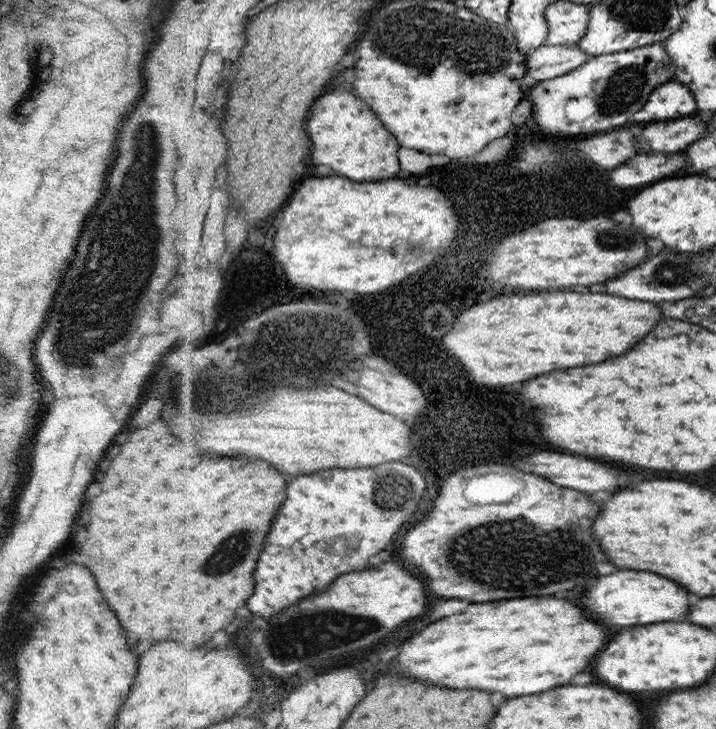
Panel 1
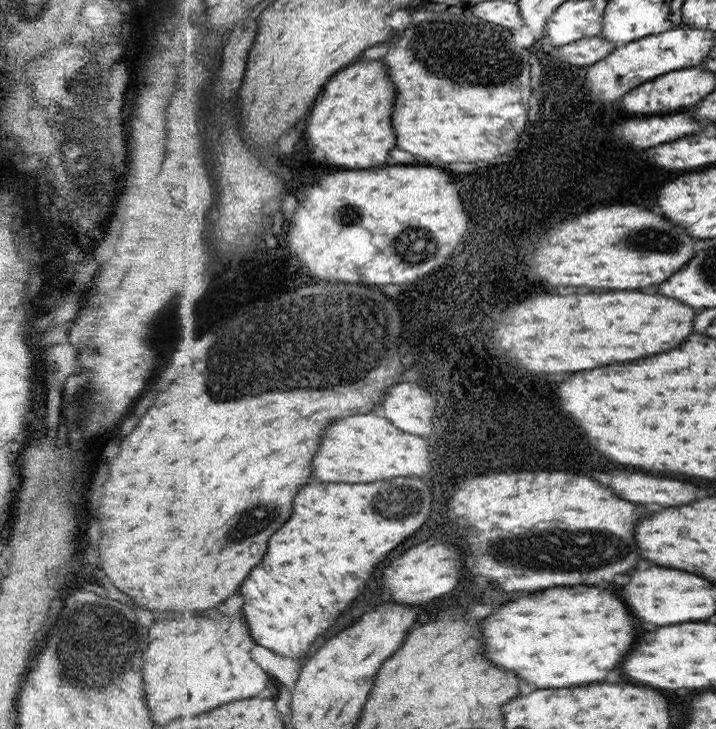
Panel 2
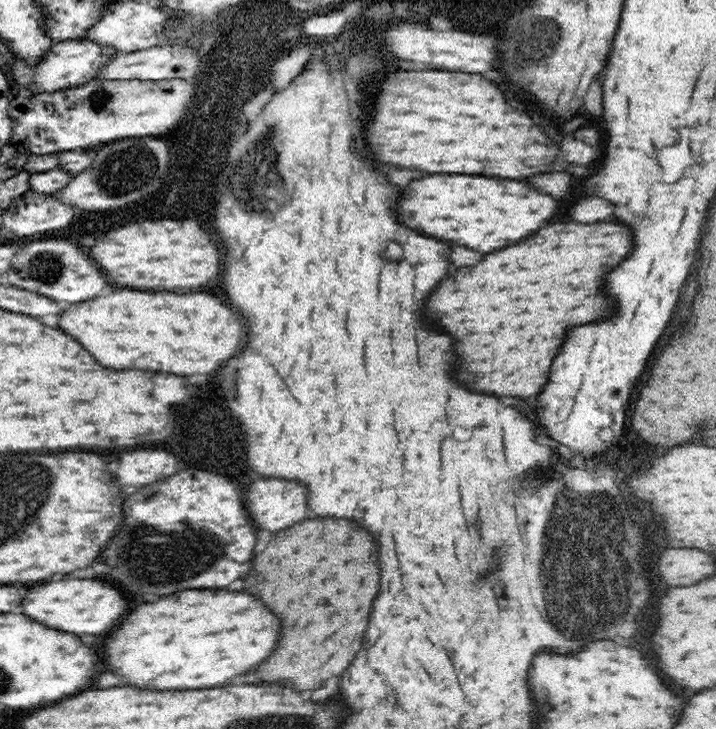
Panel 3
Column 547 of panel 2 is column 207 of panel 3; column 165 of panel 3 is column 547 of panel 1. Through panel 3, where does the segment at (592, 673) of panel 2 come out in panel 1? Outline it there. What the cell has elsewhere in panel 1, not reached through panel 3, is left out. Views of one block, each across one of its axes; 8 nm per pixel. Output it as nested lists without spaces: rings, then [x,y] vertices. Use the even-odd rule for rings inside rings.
[[[540,596],[540,598],[520,598],[520,600],[502,600],[502,602],[490,602],[490,604],[470,604],[462,614],[454,614],[448,618],[442,618],[434,624],[430,624],[430,628],[426,628],[424,632],[420,632],[414,640],[406,642],[402,646],[402,654],[398,656],[398,668],[404,676],[410,676],[414,680],[422,680],[422,682],[430,682],[434,686],[446,686],[446,688],[476,688],[476,690],[486,690],[486,692],[500,692],[506,698],[516,698],[516,696],[528,696],[528,694],[538,694],[538,692],[546,692],[554,686],[562,686],[566,684],[570,678],[574,678],[578,672],[582,672],[596,656],[596,652],[608,642],[608,634],[606,630],[596,624],[590,622],[590,618],[586,616],[584,610],[580,610],[578,606],[574,606],[568,600],[556,600],[550,596]]]

